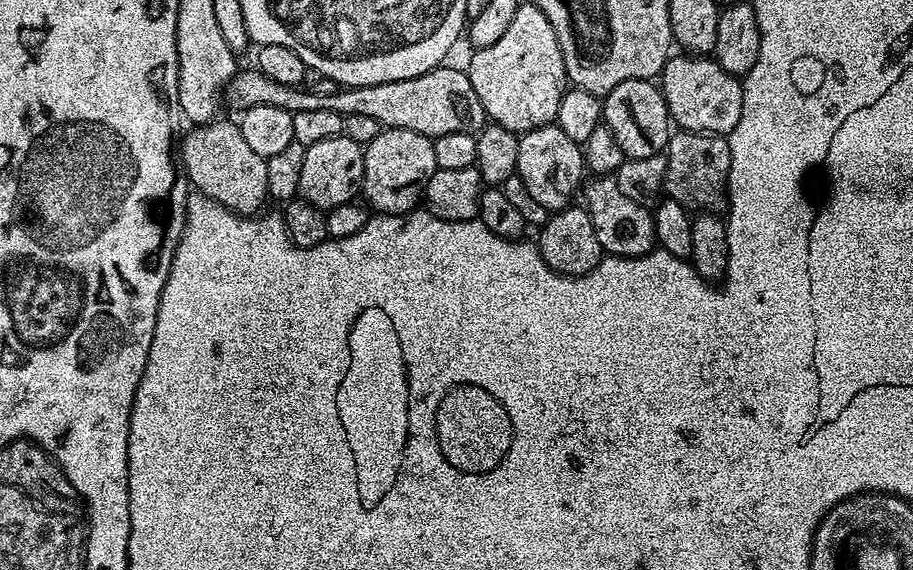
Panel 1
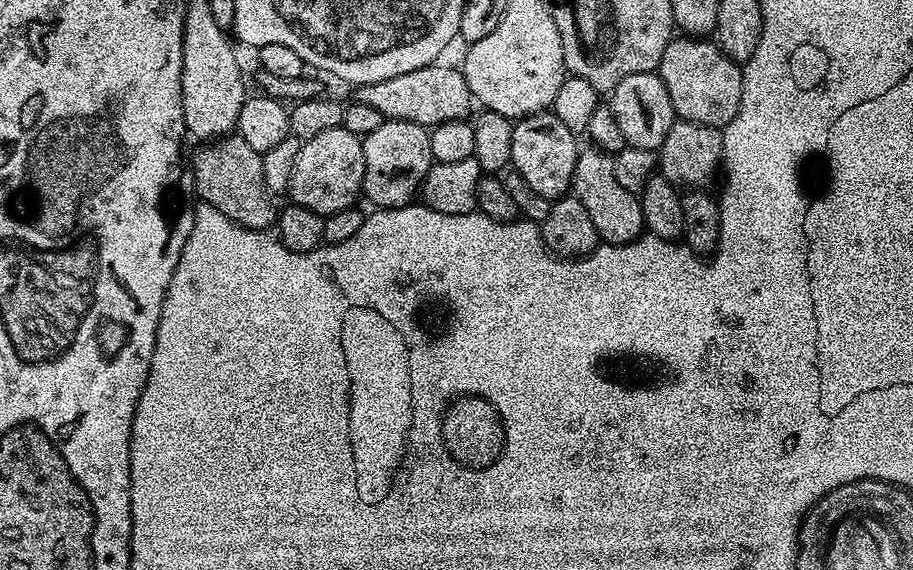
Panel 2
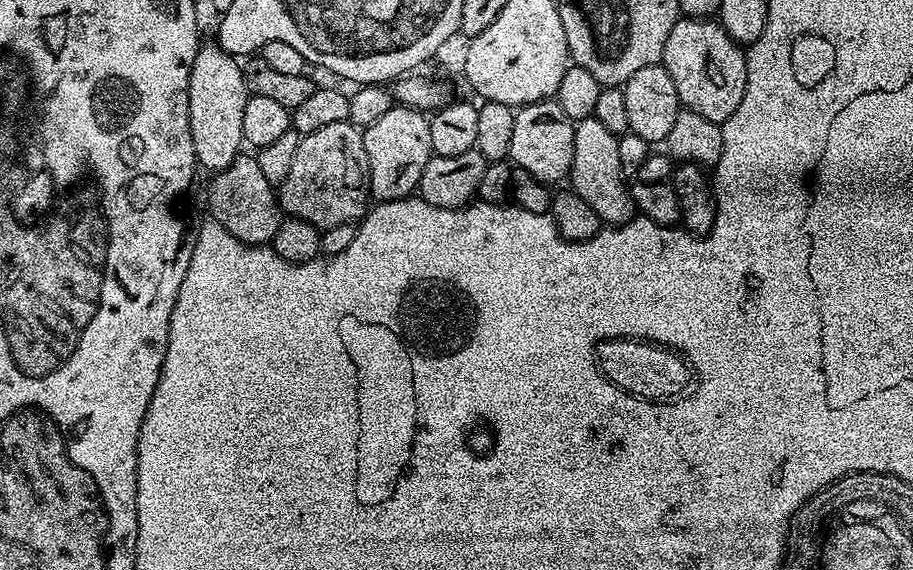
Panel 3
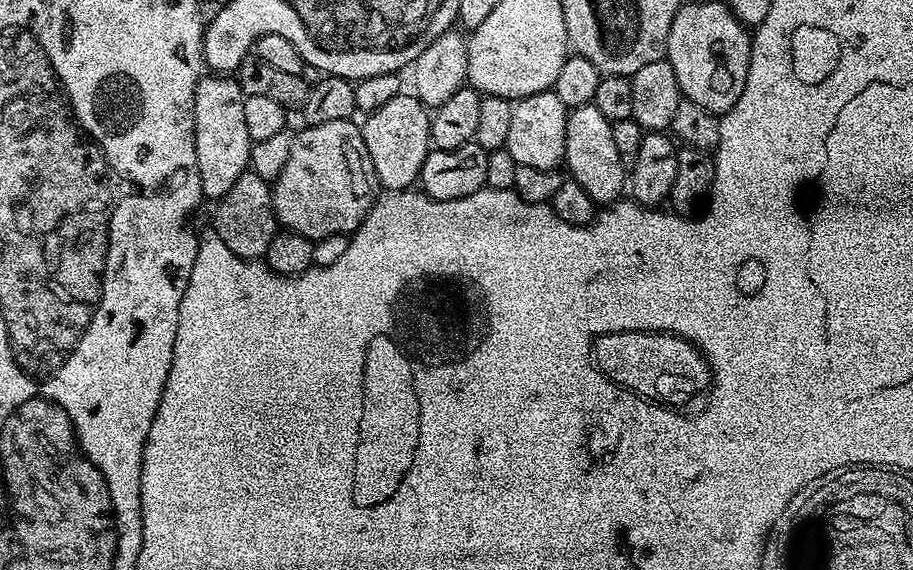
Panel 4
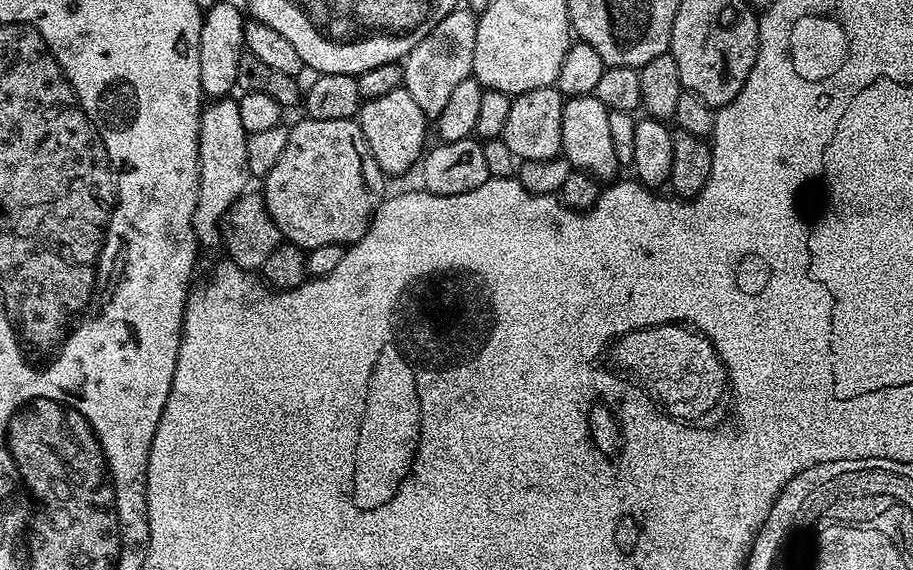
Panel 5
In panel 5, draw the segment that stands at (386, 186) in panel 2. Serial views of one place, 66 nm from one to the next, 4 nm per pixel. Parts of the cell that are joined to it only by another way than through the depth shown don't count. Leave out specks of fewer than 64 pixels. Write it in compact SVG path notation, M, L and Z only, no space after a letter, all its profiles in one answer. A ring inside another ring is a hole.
M404 87L398 90L390 90L390 94L385 94L383 98L363 101L360 106L358 123L385 177L392 178L392 176L400 176L403 172L410 171L412 167L412 171L417 167L418 161L421 159L422 153L426 148L424 139L427 138L428 132L430 136L430 120L429 117L422 114L418 102L414 102L414 98L410 98L410 94Z

